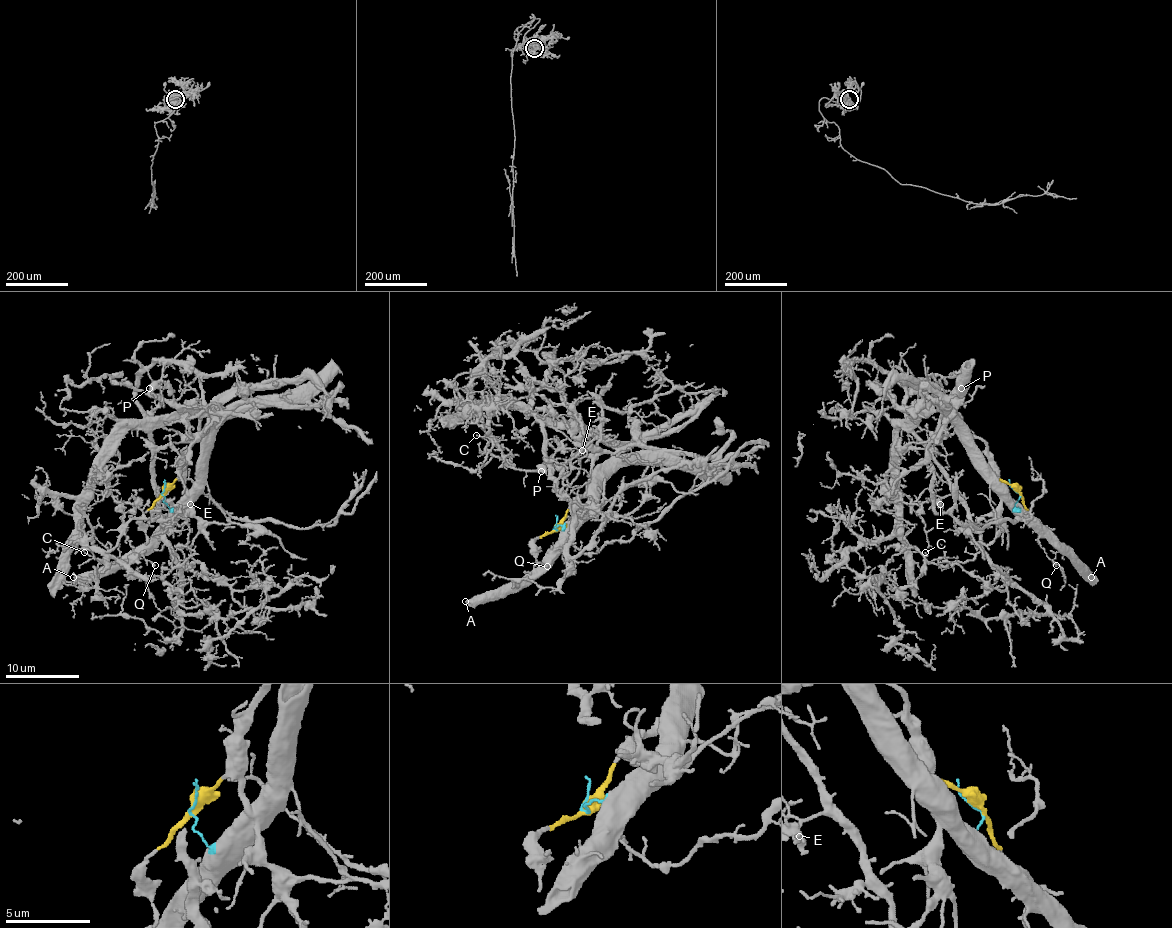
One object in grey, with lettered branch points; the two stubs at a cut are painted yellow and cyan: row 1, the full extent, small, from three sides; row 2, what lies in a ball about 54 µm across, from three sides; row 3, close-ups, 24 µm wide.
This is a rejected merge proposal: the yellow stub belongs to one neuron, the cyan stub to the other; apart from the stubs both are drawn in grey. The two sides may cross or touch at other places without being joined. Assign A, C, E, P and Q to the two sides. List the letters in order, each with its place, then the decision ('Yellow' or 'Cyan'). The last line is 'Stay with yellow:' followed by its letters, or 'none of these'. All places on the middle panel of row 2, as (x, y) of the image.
A: Place: (465, 601). Cyan
C: Place: (476, 435). Yellow
E: Place: (582, 450). Yellow
P: Place: (541, 471). Yellow
Q: Place: (547, 566). Cyan
Stay with yellow: C, E, P

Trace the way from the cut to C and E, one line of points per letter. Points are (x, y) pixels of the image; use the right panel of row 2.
C: (1018, 491), (955, 421), (942, 417), (937, 434), (902, 426), (896, 496), (913, 585), (924, 552)
E: (1018, 491), (996, 476), (981, 439), (942, 417), (937, 434), (915, 426), (913, 434), (952, 493), (941, 504)

